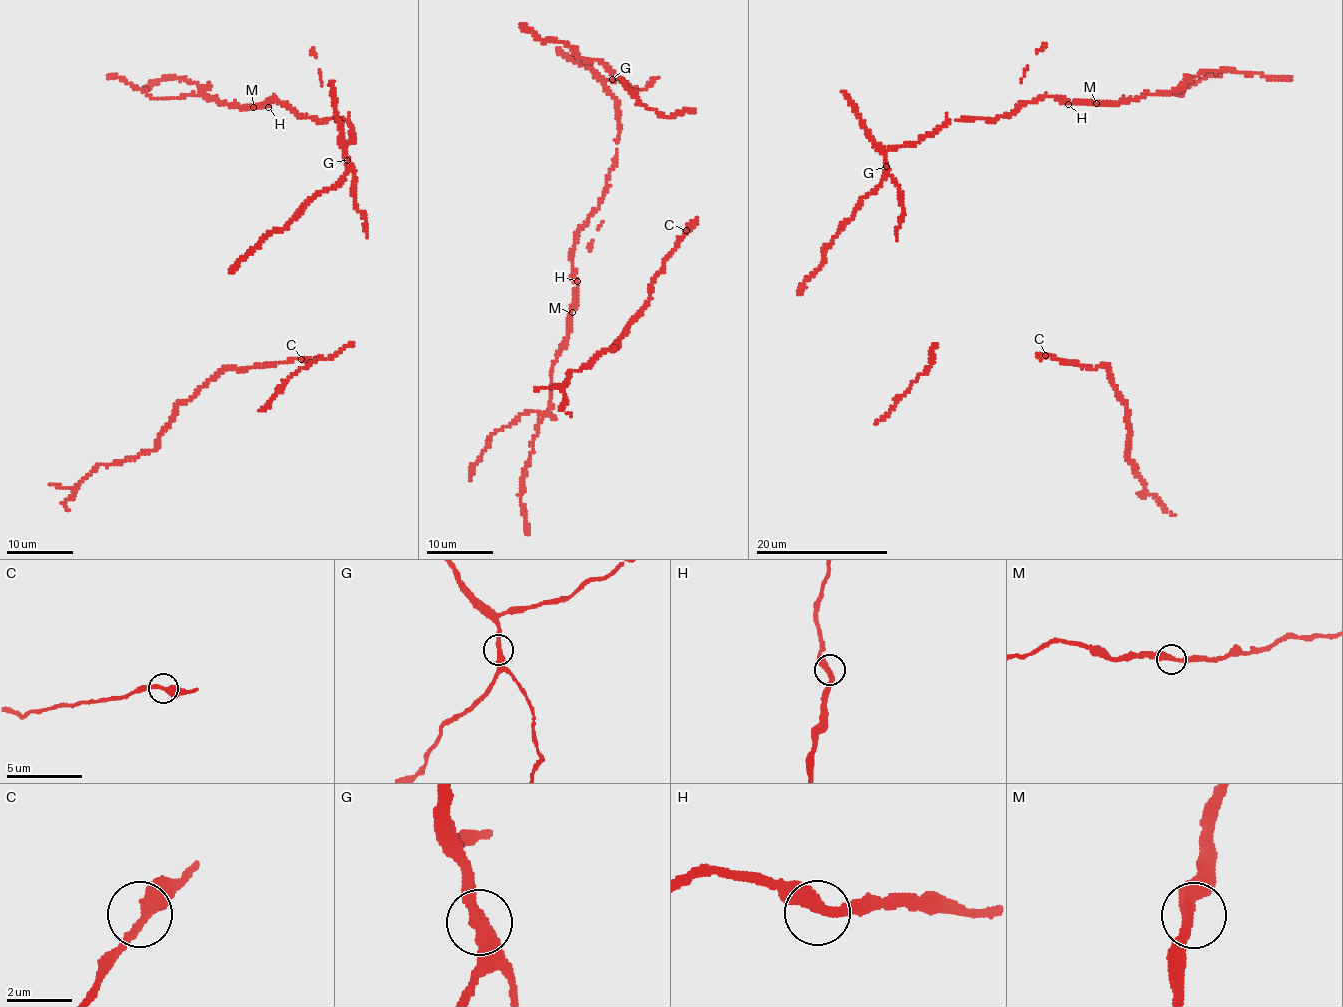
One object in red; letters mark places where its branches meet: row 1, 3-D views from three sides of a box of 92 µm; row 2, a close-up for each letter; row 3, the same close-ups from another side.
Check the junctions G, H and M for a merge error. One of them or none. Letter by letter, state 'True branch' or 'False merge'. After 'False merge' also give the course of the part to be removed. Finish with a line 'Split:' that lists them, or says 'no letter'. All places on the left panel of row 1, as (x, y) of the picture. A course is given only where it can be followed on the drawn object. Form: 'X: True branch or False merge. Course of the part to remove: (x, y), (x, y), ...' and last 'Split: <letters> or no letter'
G: True branch
H: True branch
M: True branch
Split: no letter

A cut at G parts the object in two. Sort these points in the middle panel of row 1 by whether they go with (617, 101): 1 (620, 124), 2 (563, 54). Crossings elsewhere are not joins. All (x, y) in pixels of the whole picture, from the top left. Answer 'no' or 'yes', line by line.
1: yes
2: yes

